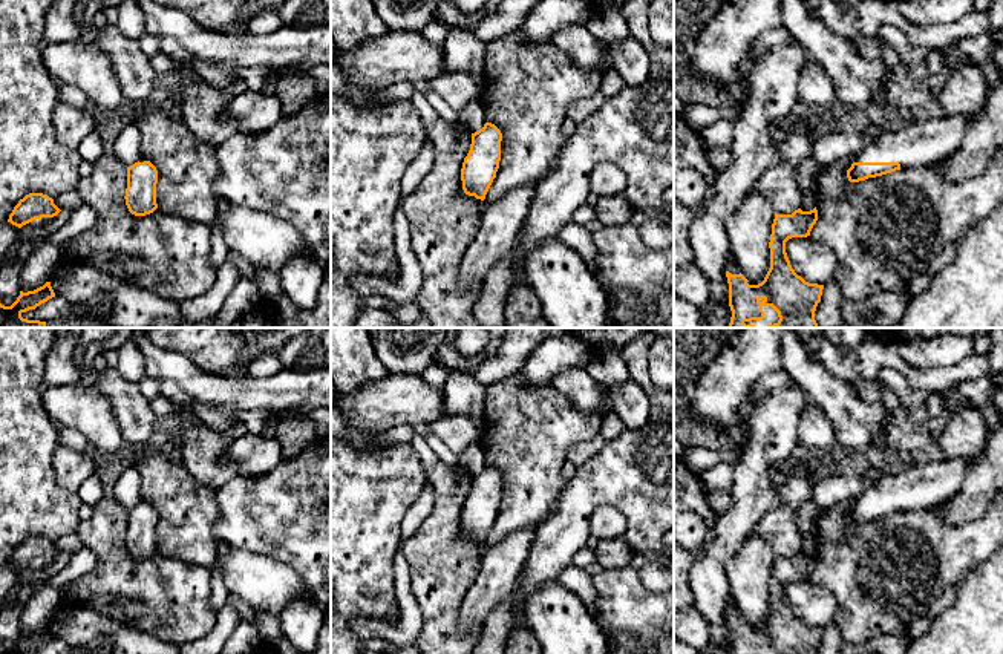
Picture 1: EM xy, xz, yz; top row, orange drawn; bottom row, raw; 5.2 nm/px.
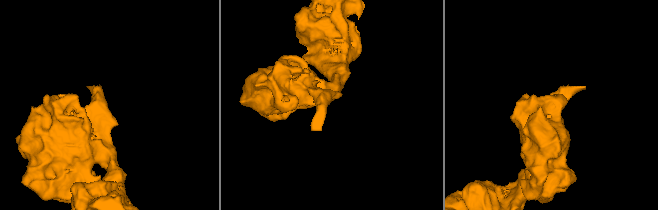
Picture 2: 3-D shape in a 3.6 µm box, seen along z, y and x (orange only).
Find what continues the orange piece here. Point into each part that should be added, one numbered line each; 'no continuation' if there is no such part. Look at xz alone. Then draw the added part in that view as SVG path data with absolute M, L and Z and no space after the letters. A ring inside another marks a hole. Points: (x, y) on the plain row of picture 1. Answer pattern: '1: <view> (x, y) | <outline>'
no continuation

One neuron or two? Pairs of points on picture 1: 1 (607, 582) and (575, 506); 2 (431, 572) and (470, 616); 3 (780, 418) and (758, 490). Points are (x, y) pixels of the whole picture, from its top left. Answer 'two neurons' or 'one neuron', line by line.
1: two neurons
2: two neurons
3: one neuron

